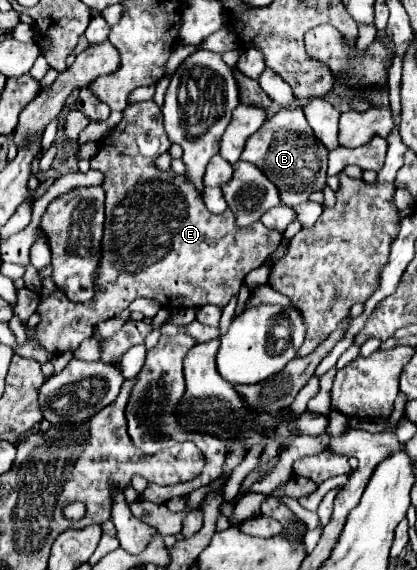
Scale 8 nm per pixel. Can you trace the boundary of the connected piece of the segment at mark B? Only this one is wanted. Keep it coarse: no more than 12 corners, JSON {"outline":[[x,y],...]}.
{"outline":[[300,108],[278,110],[242,160],[276,182],[282,204],[326,186],[328,150]]}

